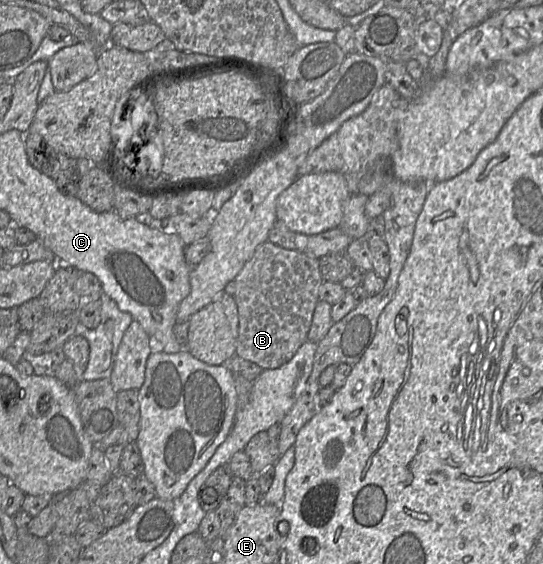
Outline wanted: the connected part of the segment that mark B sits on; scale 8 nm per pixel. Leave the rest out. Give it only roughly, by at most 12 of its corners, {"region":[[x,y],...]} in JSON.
{"region":[[266,241],[233,281],[235,353],[280,367],[308,340],[319,259]]}

